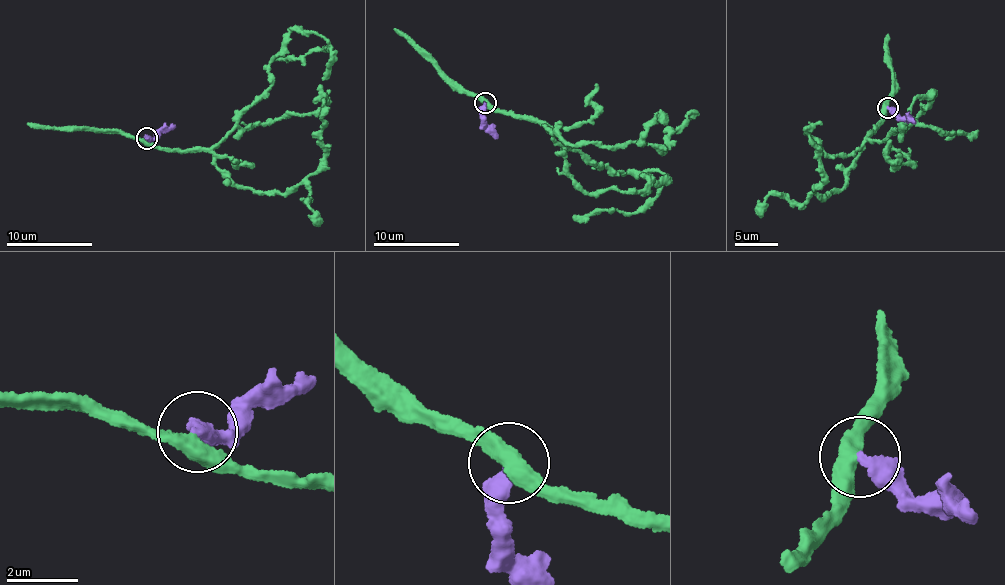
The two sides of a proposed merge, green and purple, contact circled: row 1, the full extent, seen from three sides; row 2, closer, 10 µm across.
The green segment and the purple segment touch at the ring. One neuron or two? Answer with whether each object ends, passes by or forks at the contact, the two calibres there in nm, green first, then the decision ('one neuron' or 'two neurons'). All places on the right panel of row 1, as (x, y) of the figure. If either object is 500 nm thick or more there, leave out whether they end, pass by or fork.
green passes by | purple ends | 400/400 nm | one neuron

